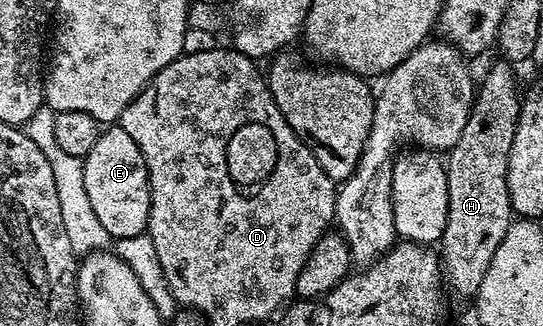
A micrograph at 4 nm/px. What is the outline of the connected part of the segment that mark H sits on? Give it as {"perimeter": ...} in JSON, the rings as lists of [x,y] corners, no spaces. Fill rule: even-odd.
{"perimeter":[[[505,60],[498,62],[477,82],[474,106],[460,139],[448,150],[444,168],[448,179],[448,219],[440,242],[440,268],[445,284],[462,297],[473,298],[496,251],[510,229],[508,155],[518,122],[520,89]]]}

